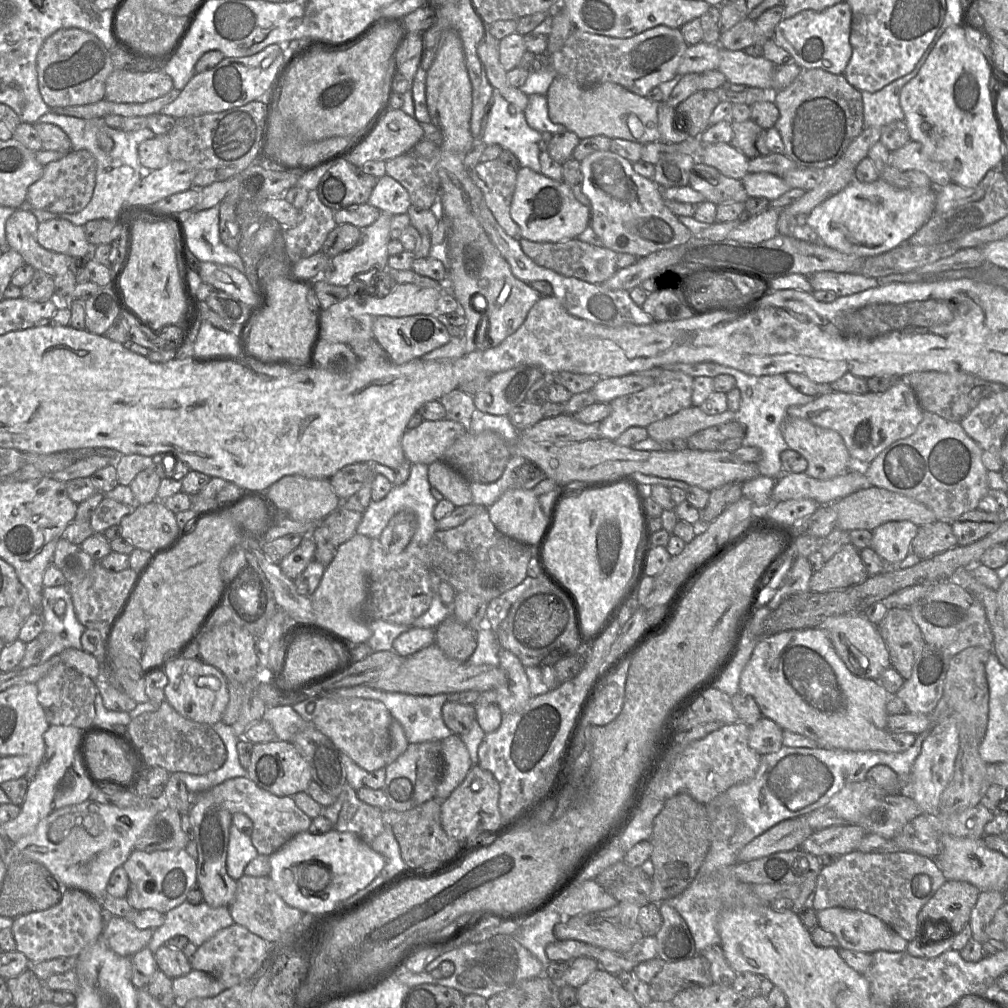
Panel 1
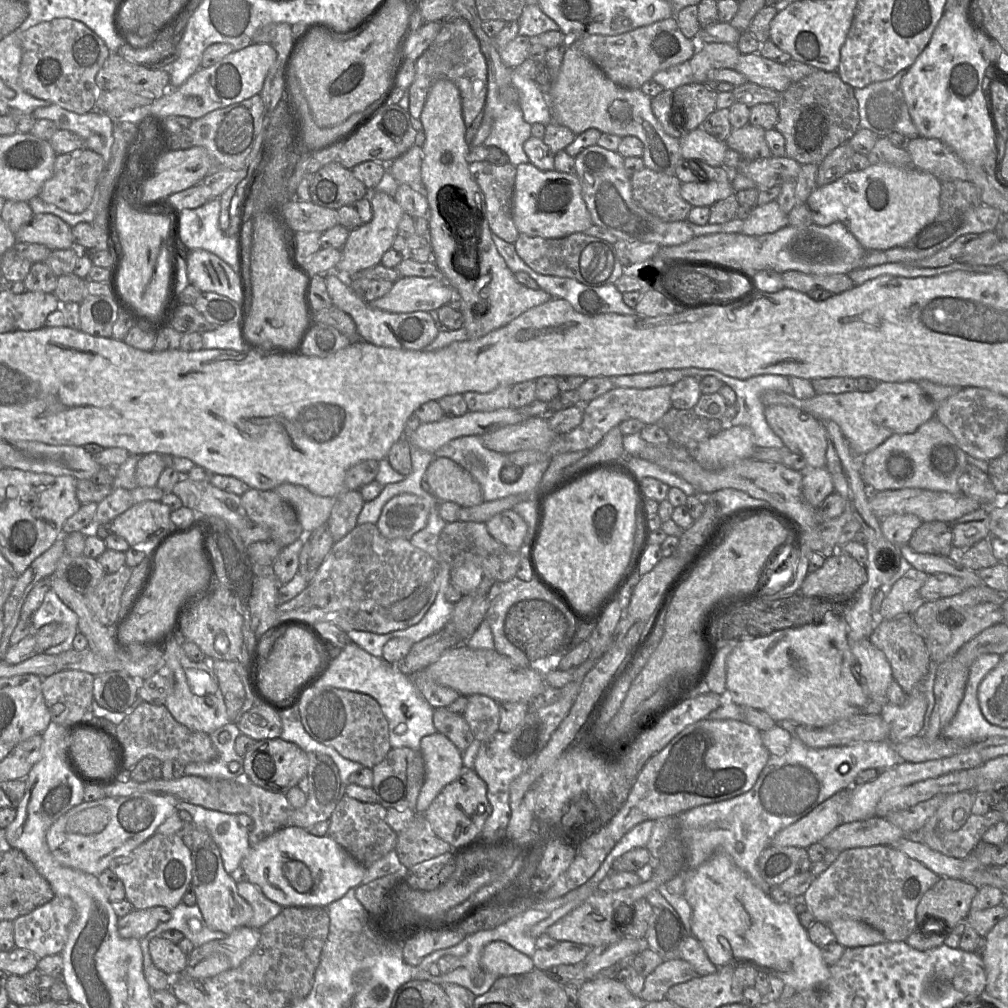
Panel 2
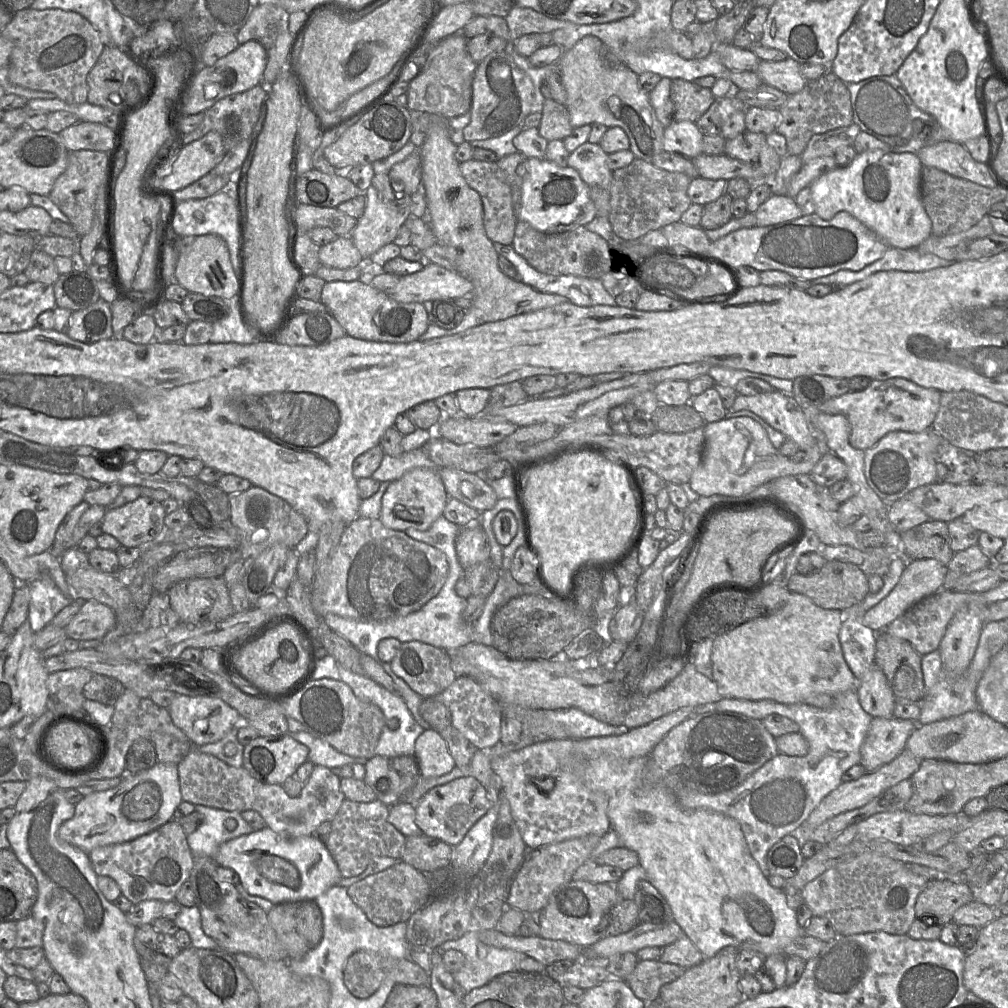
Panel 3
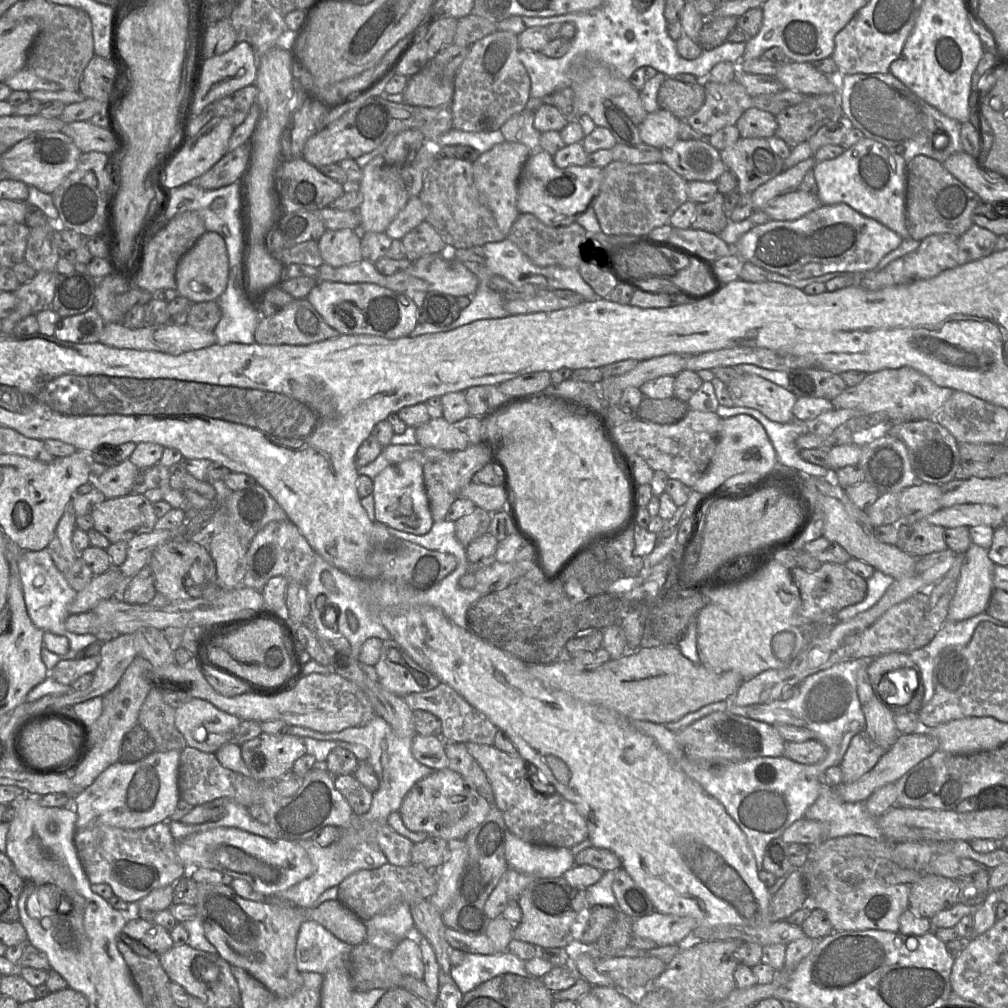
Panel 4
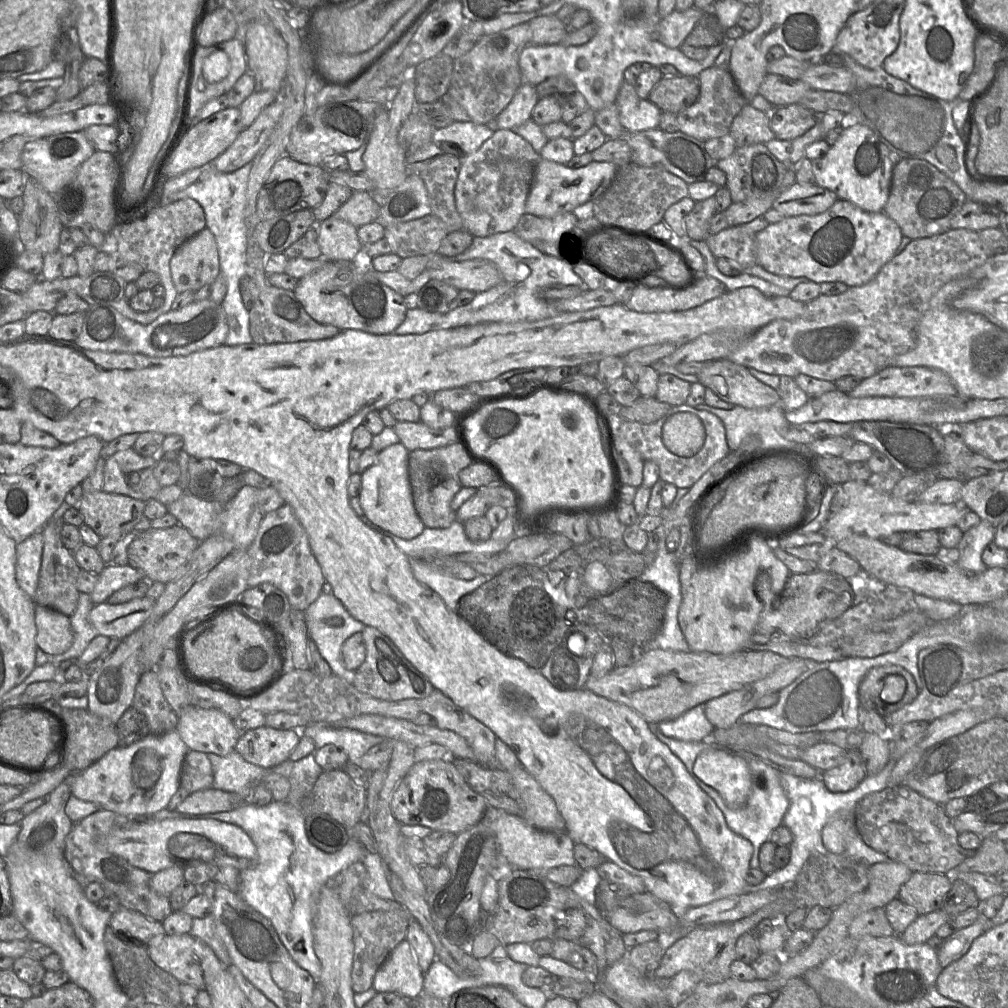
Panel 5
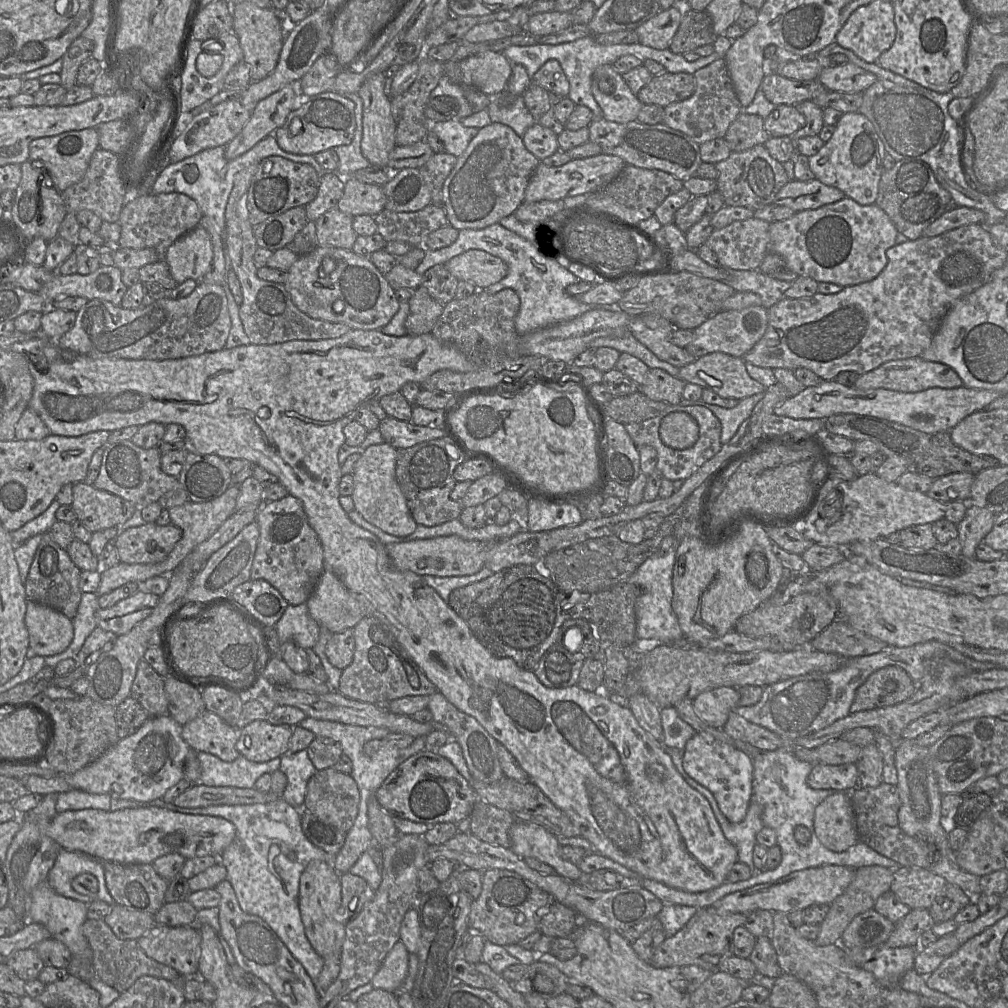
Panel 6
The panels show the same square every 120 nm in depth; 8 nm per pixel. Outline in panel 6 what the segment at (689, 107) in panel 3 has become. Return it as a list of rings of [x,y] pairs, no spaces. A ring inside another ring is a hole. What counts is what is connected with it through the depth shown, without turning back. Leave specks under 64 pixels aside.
[[[665,71],[653,75],[650,81],[637,93],[643,104],[657,104],[666,107],[672,103],[686,100],[693,95],[696,80],[693,74]]]

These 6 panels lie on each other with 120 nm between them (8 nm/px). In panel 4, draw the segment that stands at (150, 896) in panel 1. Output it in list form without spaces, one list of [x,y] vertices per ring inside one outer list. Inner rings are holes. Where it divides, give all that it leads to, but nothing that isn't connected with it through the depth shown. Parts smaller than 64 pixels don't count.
[[[167,822],[139,829],[95,826],[77,829],[74,844],[91,884],[111,886],[114,896],[136,903],[152,890],[173,886],[186,876],[186,868],[175,852],[176,840]]]

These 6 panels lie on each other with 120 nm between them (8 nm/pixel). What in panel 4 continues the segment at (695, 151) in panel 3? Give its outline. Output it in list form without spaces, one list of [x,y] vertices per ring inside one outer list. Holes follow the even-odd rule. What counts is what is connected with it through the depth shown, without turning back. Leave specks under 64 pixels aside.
[[[663,109],[648,113],[639,125],[640,138],[644,144],[668,148],[679,139],[680,123],[680,119]]]

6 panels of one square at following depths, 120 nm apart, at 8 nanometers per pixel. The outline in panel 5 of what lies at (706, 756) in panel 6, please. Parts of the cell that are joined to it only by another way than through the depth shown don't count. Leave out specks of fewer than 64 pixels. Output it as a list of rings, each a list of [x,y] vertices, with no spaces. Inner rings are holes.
[[[712,747],[697,756],[693,772],[715,789],[730,808],[739,808],[746,802],[750,792],[748,756]]]

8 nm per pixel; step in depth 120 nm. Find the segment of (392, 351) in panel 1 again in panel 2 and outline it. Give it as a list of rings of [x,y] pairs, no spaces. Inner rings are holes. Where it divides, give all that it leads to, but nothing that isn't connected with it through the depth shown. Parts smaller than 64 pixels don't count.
[[[331,272],[325,277],[333,306],[351,316],[356,324],[360,340],[378,347],[420,351],[437,337],[439,330],[429,312],[389,313],[373,308],[353,292],[344,276]]]

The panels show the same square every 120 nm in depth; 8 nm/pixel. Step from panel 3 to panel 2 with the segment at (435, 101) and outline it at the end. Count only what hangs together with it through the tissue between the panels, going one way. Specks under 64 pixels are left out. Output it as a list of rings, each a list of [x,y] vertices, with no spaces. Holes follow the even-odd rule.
[[[451,17],[443,22],[443,26],[434,42],[416,60],[416,74],[407,89],[410,116],[420,118],[428,92],[435,81],[441,78],[452,81],[459,89],[462,103],[462,115],[466,127],[470,127],[477,115],[484,108],[487,95],[487,63],[479,42],[467,21],[459,17]]]

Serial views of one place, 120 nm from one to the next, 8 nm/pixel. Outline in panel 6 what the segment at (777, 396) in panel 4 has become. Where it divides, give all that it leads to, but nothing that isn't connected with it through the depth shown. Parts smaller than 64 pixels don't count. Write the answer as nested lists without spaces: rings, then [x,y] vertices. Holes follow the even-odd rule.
[[[713,352],[679,369],[679,378],[708,389],[721,398],[742,400],[766,388],[748,374],[743,357]]]

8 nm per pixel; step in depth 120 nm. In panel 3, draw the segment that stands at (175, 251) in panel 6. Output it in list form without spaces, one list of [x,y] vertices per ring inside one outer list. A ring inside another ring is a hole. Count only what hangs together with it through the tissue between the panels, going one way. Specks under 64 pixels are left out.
[[[215,234],[182,239],[180,242],[175,281],[189,292],[234,299],[238,293],[238,285],[226,242]]]

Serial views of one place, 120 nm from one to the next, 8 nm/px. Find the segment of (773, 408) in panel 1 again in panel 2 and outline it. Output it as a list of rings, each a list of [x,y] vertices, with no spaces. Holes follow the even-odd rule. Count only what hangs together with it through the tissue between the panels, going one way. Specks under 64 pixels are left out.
[[[690,368],[690,375],[701,379],[705,376],[714,376],[721,380],[724,385],[731,387],[737,396],[737,404],[739,411],[737,415],[730,421],[726,421],[730,426],[747,426],[751,429],[754,437],[754,444],[756,447],[776,448],[781,449],[784,447],[784,443],[779,436],[777,436],[773,430],[769,427],[765,415],[764,404],[761,401],[761,395],[766,390],[778,390],[789,395],[794,394],[794,389],[789,378],[781,375],[758,375],[748,379],[737,379],[731,376],[725,375],[717,370],[712,369],[700,369]]]

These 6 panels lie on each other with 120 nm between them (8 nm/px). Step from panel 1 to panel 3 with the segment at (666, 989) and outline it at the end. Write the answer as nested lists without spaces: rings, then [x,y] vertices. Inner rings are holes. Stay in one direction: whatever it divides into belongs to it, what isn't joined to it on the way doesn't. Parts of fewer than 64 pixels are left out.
[[[659,960],[638,961],[625,982],[634,995],[645,1003],[658,1000],[662,986],[677,980],[686,969]]]

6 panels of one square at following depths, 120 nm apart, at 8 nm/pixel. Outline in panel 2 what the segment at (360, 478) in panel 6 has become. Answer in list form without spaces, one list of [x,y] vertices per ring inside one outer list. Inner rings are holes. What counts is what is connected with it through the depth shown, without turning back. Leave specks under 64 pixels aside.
[[[428,491],[430,496],[417,496],[403,493],[391,498],[382,509],[377,527],[388,539],[411,537],[422,530],[428,522],[431,508],[438,505],[437,498]]]

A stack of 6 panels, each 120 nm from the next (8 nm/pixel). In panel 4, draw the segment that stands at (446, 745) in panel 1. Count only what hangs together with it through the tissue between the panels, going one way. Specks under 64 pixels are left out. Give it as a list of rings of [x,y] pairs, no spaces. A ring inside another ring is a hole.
[[[416,734],[412,740],[411,750],[419,763],[433,770],[441,770],[448,767],[445,743],[441,737]]]

